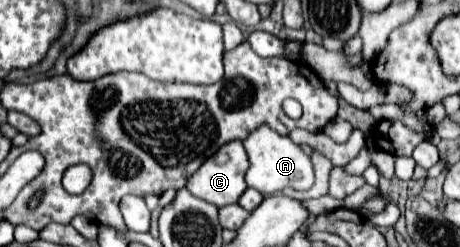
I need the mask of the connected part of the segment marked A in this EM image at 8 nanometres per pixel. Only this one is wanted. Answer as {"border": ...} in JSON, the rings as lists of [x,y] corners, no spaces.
{"border":[[[266,123],[250,133],[244,141],[244,149],[250,159],[250,167],[246,171],[246,185],[258,189],[262,195],[274,195],[286,187],[292,189],[310,189],[314,183],[314,167],[310,157],[288,137],[274,133]]]}

